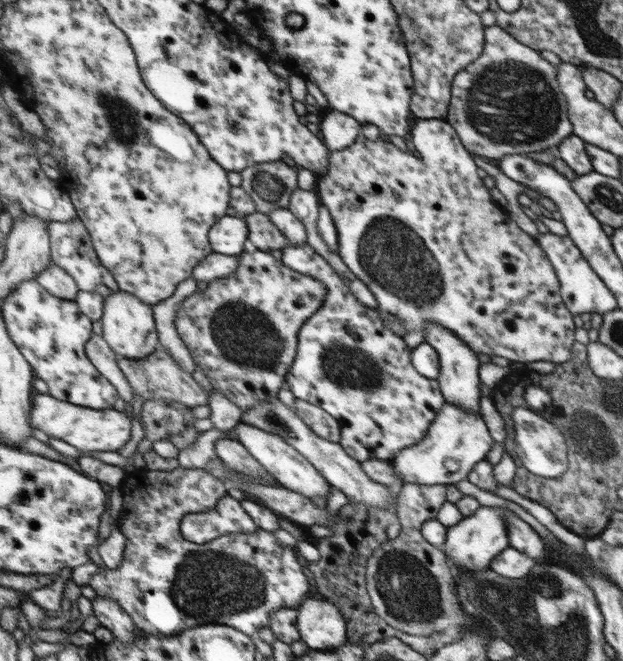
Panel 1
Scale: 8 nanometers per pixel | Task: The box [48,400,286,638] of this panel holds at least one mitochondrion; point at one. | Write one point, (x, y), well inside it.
(209, 585)

